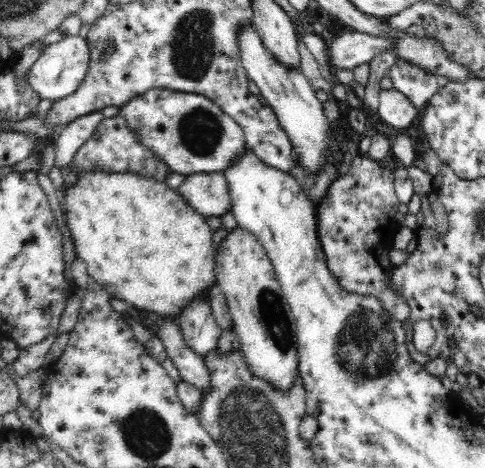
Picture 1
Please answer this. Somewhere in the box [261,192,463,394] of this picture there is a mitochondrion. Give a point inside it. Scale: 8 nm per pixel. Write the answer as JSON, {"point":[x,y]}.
{"point":[369,345]}

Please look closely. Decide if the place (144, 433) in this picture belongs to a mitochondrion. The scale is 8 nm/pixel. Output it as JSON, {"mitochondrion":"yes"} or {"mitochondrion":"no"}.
{"mitochondrion":"yes"}

